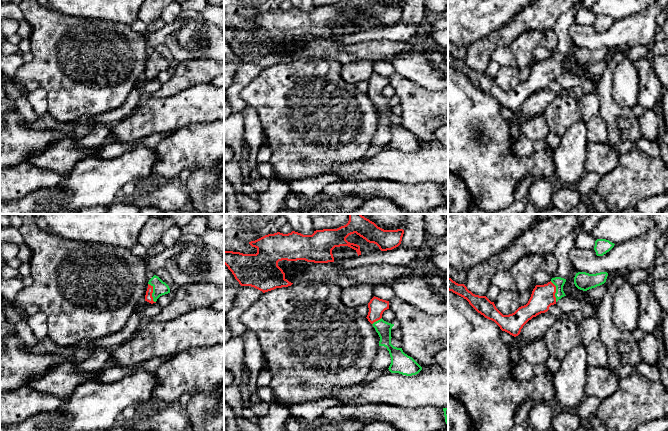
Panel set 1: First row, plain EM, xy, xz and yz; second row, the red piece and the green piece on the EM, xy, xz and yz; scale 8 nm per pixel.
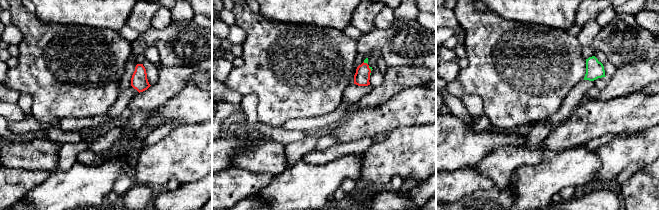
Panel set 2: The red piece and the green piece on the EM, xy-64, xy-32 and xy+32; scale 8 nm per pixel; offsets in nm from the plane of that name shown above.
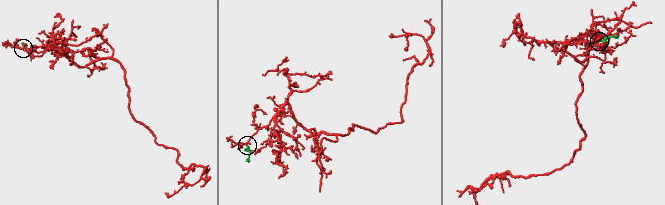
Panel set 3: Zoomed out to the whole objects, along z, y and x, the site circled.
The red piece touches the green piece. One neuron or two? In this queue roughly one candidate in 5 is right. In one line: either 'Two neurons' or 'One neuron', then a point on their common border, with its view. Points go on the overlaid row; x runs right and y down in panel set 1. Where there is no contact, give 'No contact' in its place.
One neuron. Touches red at xy (152, 292)

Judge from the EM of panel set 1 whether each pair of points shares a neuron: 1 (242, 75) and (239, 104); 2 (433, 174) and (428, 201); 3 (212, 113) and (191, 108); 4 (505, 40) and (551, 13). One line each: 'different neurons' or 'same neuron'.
1: same neuron
2: different neurons
3: same neuron
4: same neuron

